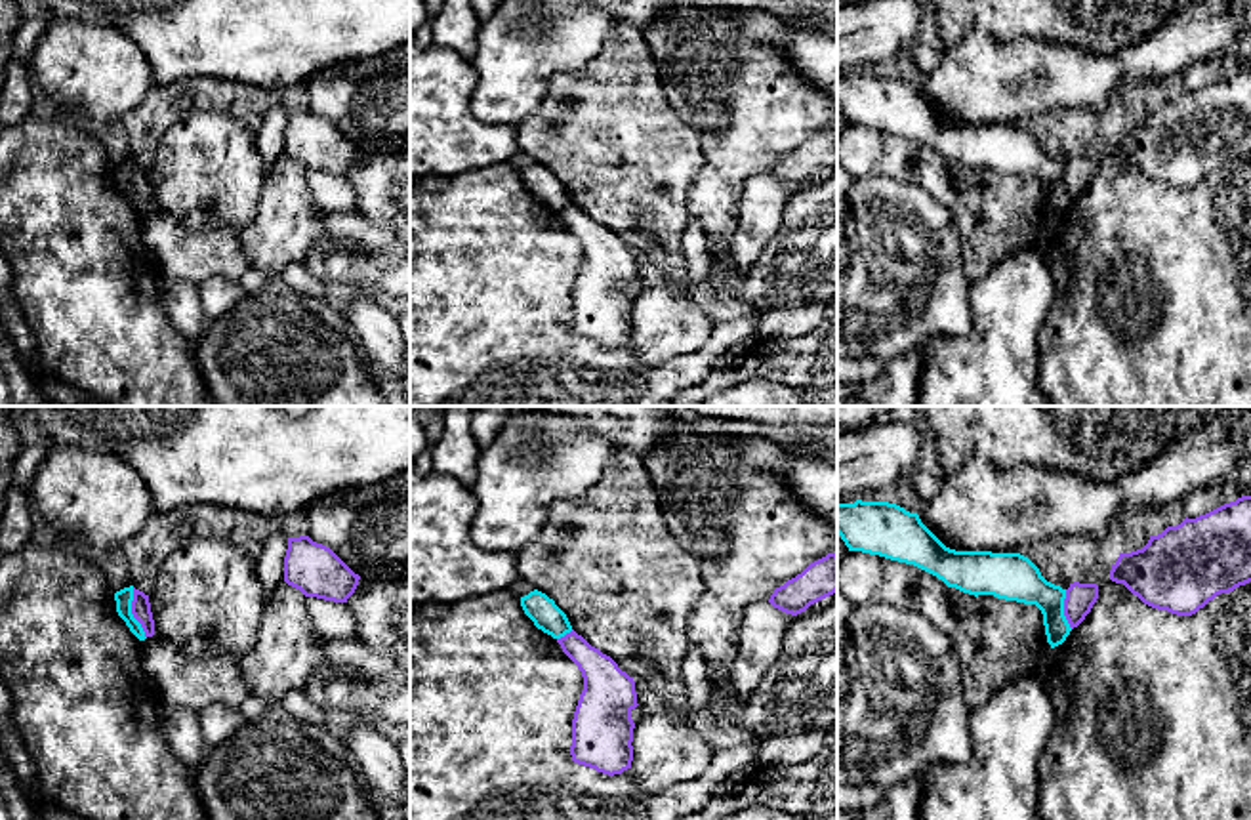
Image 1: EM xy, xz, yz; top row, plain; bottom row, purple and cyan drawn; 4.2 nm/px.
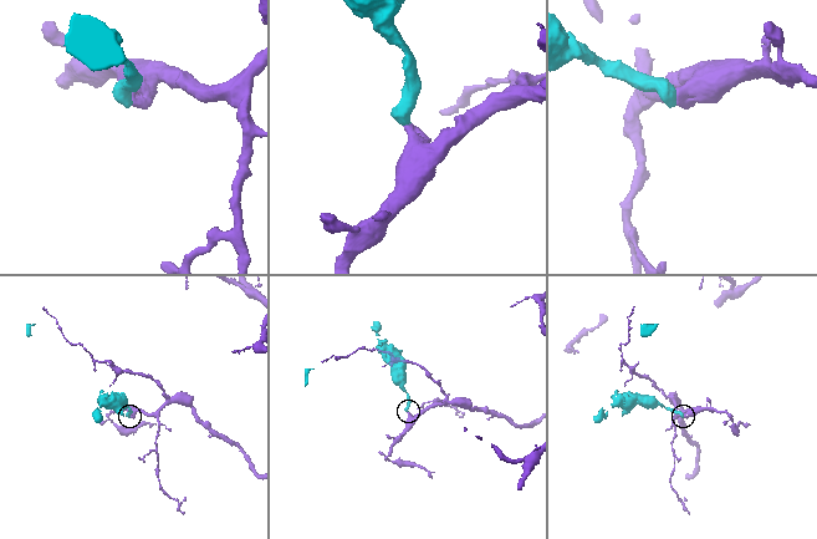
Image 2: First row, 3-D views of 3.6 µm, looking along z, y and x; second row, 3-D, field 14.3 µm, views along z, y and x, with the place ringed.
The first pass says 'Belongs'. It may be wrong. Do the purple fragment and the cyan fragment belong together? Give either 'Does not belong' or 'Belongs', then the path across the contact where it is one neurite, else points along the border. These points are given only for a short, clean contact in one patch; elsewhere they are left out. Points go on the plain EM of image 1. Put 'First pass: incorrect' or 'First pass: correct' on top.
First pass: incorrect
Does not belong. Boundary: xy (132, 161), (132, 189), (145, 210)

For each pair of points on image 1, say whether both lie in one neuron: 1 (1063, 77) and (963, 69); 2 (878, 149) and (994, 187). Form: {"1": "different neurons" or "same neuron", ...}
{"1": "same neuron", "2": "same neuron"}

